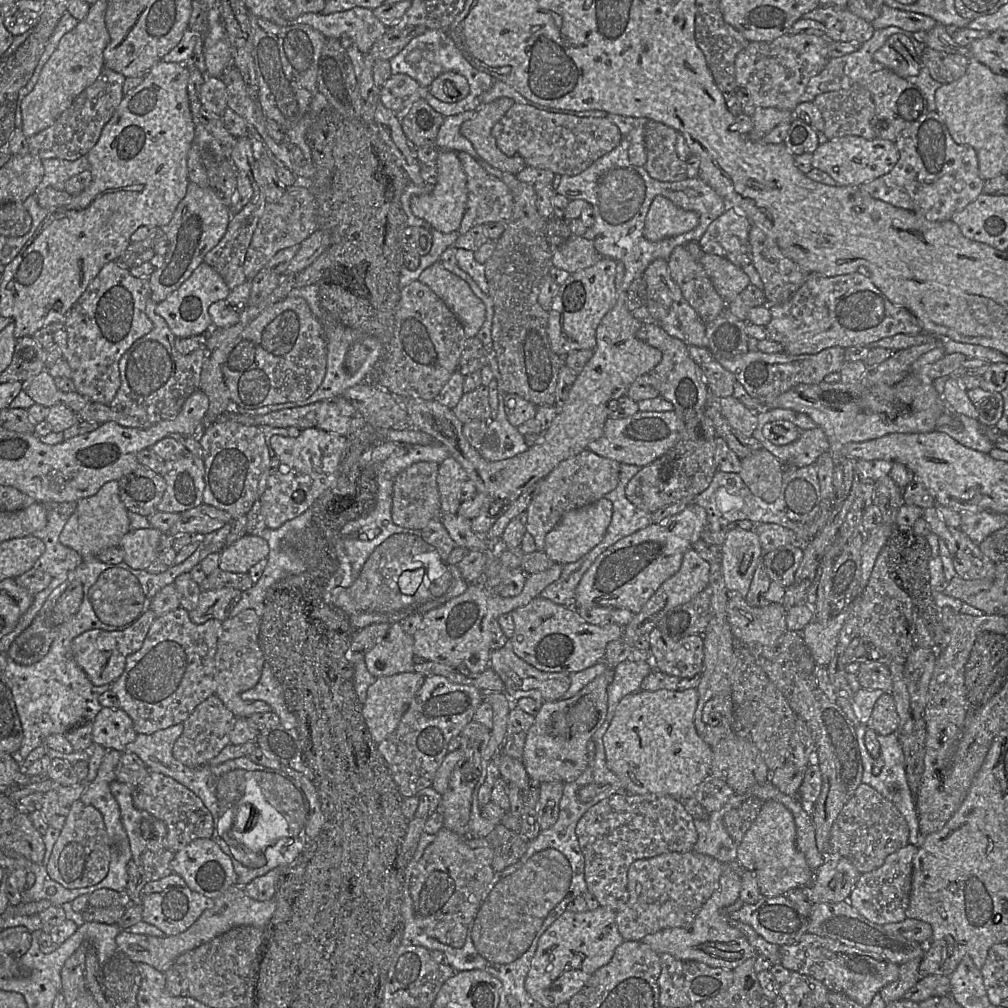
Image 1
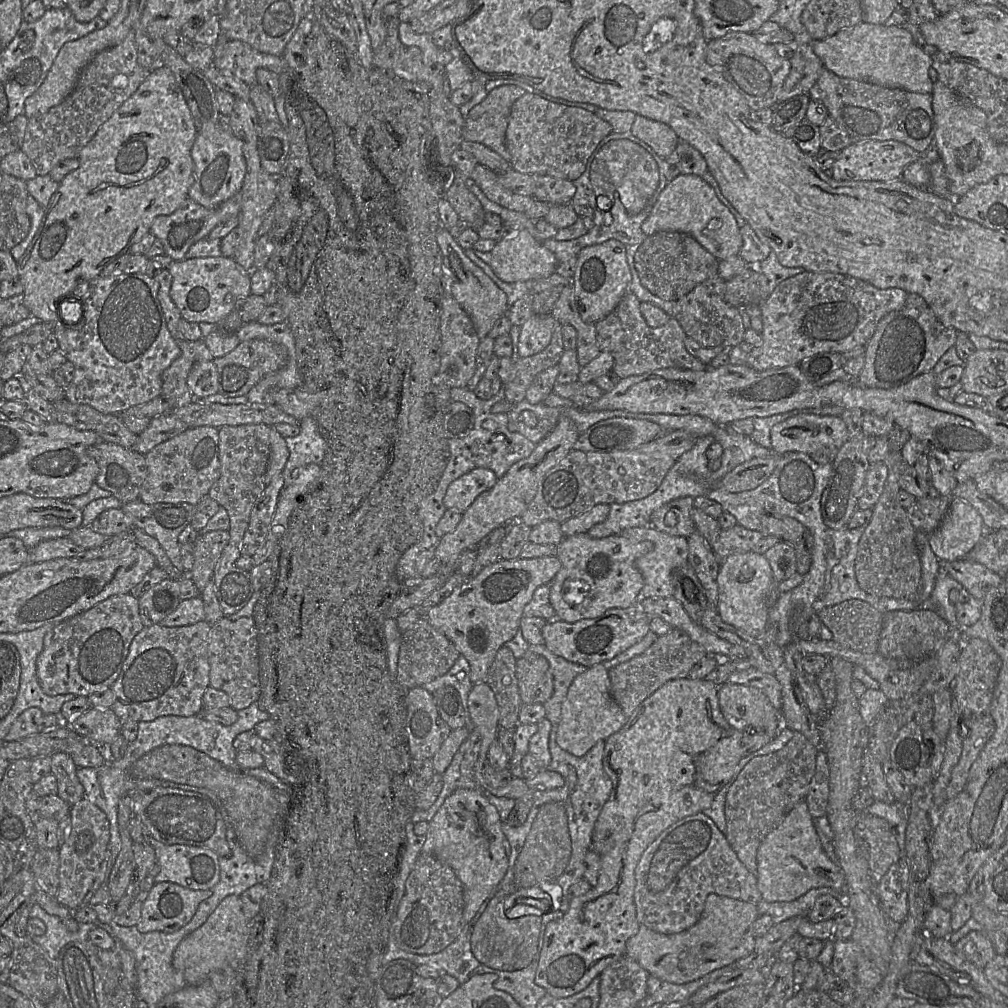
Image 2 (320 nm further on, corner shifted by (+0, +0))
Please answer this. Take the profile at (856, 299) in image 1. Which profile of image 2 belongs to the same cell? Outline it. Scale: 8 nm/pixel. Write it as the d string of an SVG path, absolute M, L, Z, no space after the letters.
M803 272L790 277L773 290L761 304L762 344L745 355L745 364L756 371L798 366L805 358L819 353L843 353L865 346L875 333L880 320L889 312L901 309L908 292L900 288L878 289L863 280L839 274Z

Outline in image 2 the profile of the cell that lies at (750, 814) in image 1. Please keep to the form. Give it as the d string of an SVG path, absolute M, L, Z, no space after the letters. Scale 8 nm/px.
M795 731L794 737L782 749L750 760L728 790L725 802L725 837L739 860L756 877L758 849L765 837L783 822L794 806L807 797L816 770L817 753L817 748L801 732Z

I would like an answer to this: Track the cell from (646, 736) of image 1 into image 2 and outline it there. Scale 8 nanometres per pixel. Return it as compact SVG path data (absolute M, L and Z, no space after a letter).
M686 677L668 681L638 706L634 713L628 718L627 723L619 731L606 739L603 767L612 781L612 791L598 816L592 833L592 848L601 857L601 868L598 882L584 895L572 898L567 912L565 912L562 917L552 920L546 925L536 970L536 985L544 988L547 991L547 994L550 994L554 998L567 998L581 992L588 987L593 979L598 977L606 967L626 955L626 941L637 934L640 927L640 923L636 917L634 890L636 885L635 868L643 852L672 824L684 817L700 813L708 808L720 790L731 780L737 765L744 757L744 752L741 746L744 732L732 727L725 719L719 705L718 689L719 686L705 679L694 680Z

